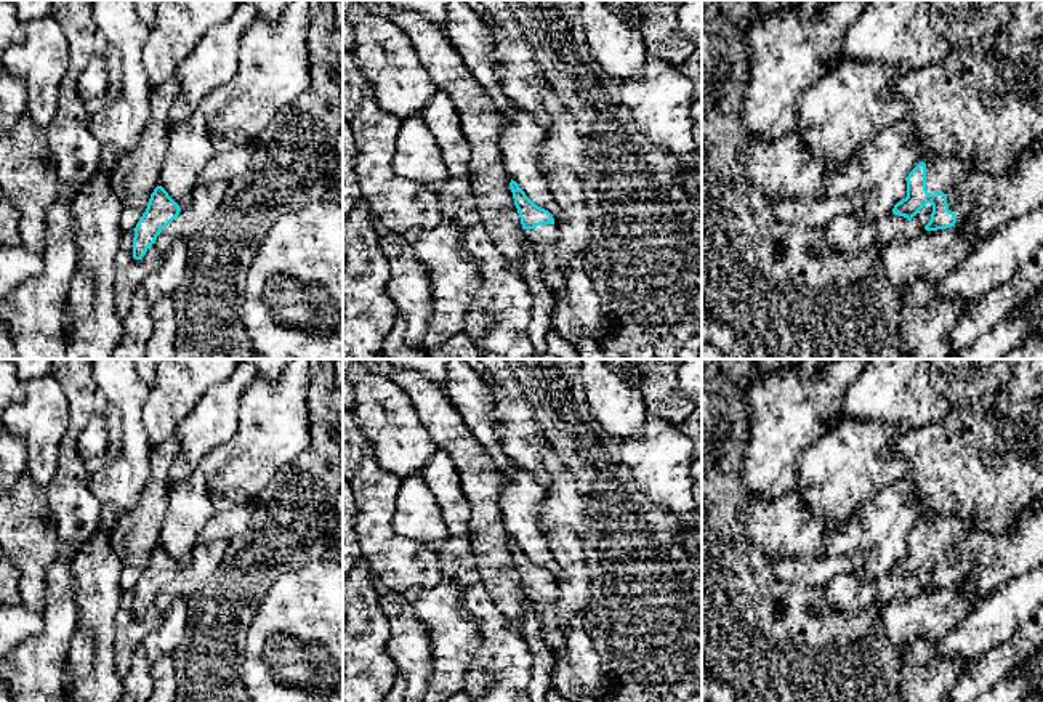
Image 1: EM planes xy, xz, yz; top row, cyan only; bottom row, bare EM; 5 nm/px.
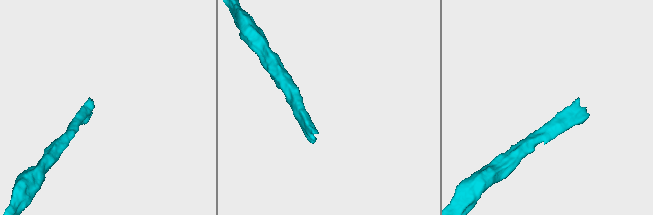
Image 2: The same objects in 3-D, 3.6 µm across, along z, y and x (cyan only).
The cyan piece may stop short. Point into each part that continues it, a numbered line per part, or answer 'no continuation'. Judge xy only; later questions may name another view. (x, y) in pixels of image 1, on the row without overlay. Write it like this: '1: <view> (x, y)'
no continuation

